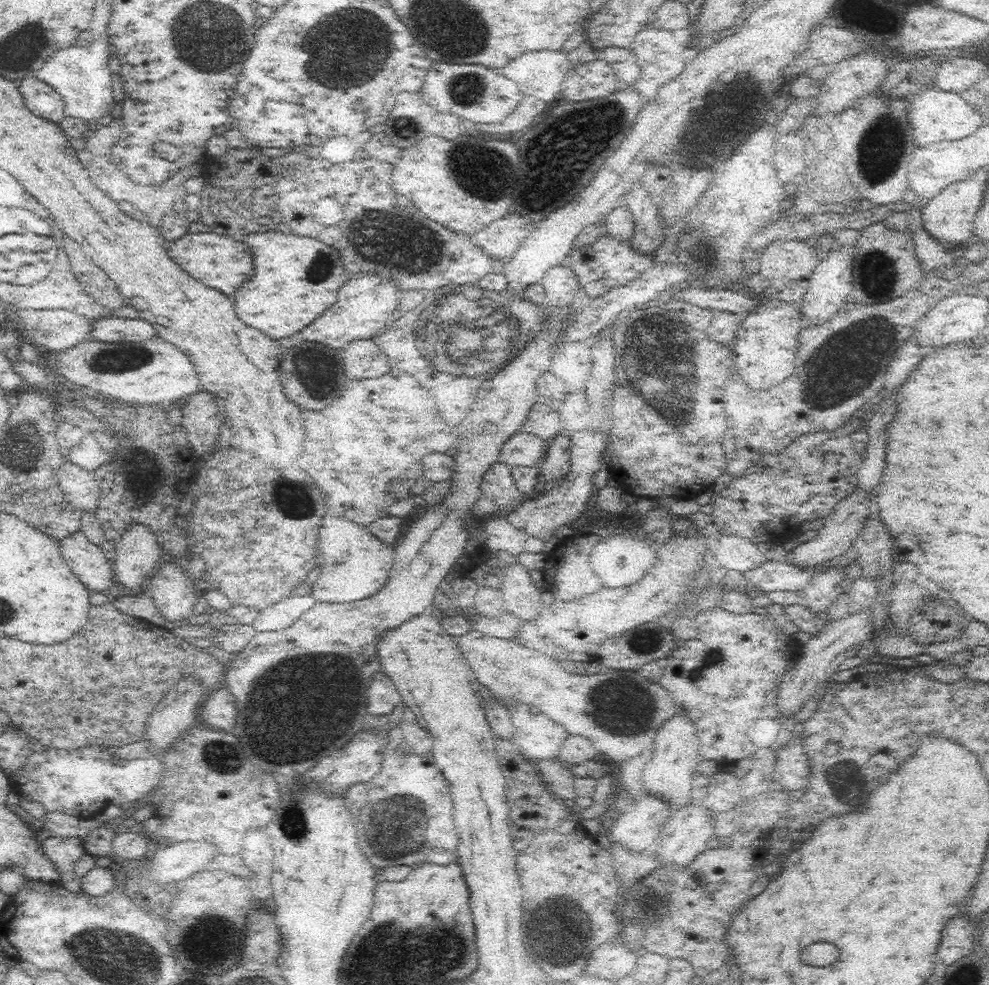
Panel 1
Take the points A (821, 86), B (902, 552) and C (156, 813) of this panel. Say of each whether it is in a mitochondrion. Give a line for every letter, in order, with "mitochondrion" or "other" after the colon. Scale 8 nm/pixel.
A: other
B: other
C: other

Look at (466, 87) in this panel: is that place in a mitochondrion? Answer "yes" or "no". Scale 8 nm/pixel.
yes

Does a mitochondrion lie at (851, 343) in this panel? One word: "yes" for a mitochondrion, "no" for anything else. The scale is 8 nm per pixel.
yes

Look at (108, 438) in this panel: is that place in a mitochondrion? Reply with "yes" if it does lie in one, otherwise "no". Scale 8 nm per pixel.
no

